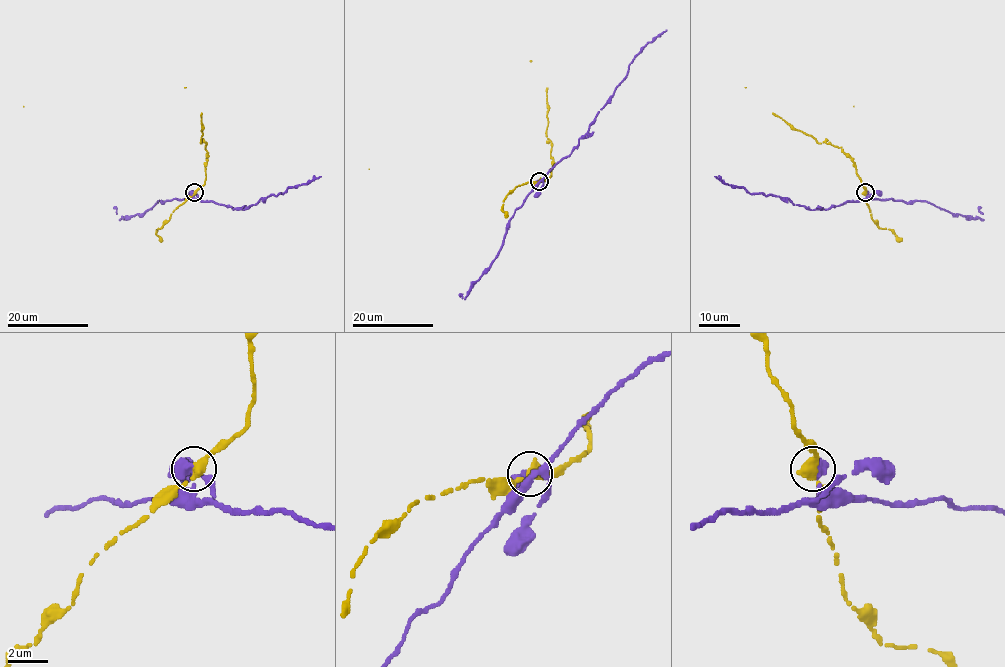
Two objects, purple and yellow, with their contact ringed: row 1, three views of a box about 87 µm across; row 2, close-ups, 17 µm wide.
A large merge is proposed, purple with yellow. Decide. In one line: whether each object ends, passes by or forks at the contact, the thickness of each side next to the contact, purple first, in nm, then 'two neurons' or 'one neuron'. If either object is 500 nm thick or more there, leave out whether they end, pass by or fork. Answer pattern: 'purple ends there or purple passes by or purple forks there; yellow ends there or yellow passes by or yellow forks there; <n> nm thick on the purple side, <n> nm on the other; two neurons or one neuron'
500 nm thick on the purple side, 400 nm on the other; two neurons

